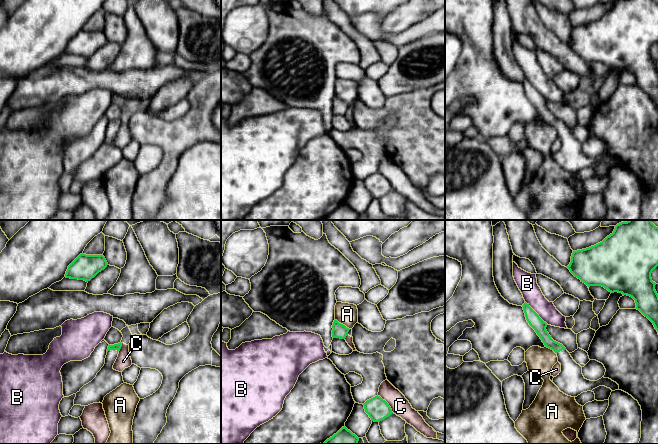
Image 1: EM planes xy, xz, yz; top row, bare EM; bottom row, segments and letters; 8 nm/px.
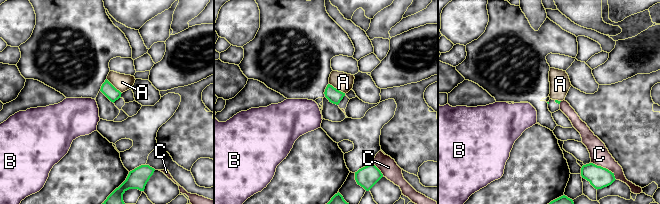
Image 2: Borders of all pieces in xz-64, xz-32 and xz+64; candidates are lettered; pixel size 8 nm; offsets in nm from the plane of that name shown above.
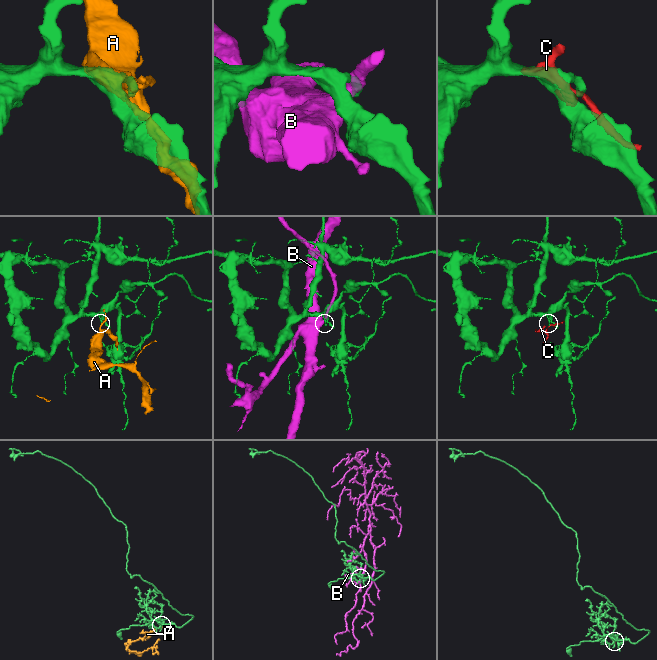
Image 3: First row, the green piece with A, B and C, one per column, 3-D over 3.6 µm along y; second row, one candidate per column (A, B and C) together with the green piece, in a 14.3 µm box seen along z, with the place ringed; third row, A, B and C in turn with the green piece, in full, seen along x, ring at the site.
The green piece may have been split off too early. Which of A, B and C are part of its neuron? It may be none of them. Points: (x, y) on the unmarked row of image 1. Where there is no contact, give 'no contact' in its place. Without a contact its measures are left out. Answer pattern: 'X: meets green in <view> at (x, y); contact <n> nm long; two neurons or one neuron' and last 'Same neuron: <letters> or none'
A: meets green in xz at (342, 100); contact 150 nm long; two neurons
B: meets green in yz at (536, 89); contact 260 nm long; two neurons
C: meets green in xz at (387, 179); contact 190 nm long; two neurons
Same neuron: none

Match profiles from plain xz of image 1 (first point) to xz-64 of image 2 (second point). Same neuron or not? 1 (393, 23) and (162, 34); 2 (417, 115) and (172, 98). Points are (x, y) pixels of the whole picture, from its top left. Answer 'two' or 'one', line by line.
1: one
2: two

